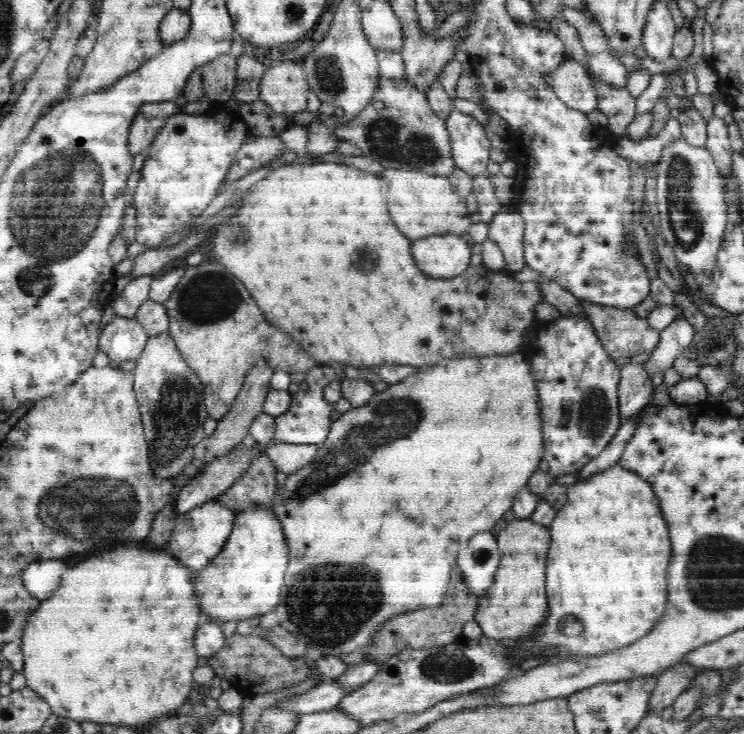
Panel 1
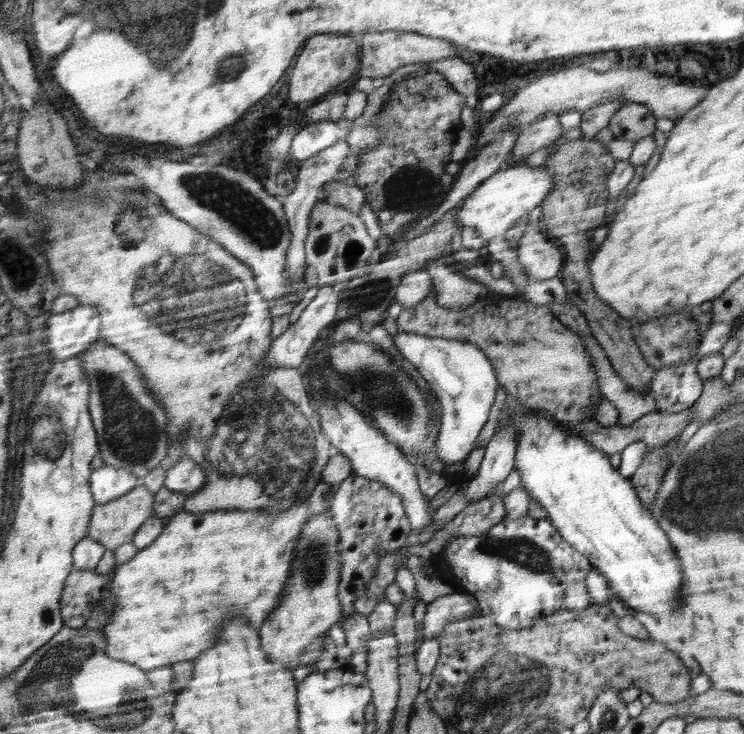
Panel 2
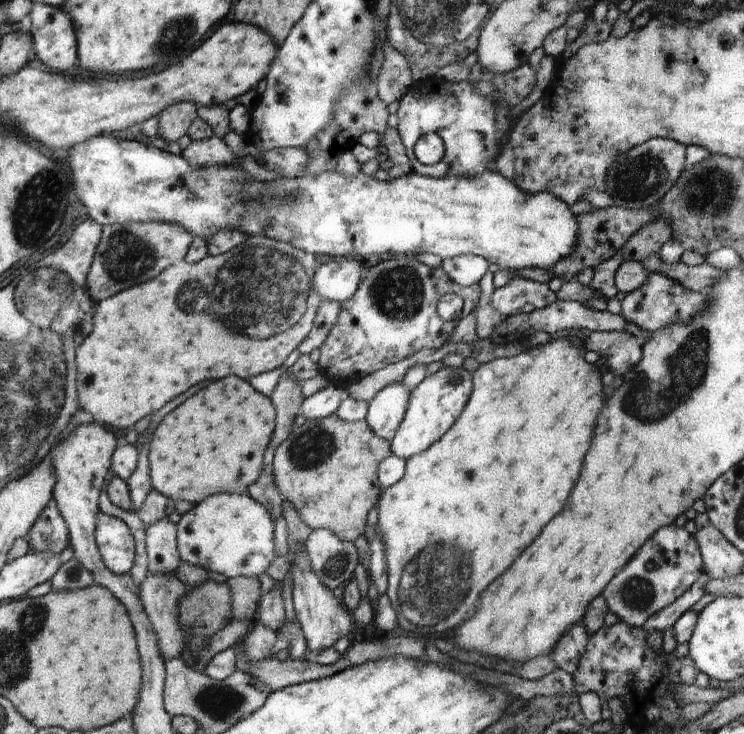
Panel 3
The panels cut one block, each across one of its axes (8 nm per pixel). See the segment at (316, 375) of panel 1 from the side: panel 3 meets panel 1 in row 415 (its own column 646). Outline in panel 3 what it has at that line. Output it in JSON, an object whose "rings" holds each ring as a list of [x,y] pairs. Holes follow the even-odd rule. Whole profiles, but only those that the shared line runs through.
{"rings":[[[652,273],[643,286],[624,298],[621,315],[628,323],[635,324],[642,331],[656,333],[673,325],[689,324],[697,315],[704,313],[708,306],[707,292],[698,293],[686,289],[679,281],[671,280],[663,273]]]}

